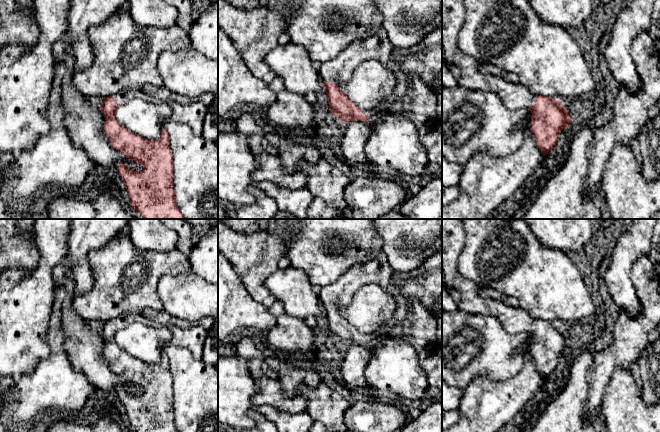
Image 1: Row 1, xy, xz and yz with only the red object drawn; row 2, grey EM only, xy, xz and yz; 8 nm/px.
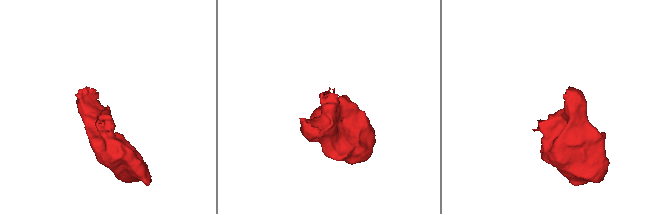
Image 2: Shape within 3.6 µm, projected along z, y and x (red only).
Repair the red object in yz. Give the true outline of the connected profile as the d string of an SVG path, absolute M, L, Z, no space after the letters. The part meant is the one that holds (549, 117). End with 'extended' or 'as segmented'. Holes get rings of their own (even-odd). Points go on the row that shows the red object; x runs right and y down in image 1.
M442 0L442 46L445 65L462 88L495 93L510 111L530 110L532 119L529 128L545 156L556 145L560 132L570 126L568 111L555 98L536 96L520 83L513 84L501 77L481 73L476 59L463 53L458 46L458 35L464 17L464 0Z; extended

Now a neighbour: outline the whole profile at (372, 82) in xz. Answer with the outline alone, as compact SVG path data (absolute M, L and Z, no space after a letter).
M369 60L358 65L342 91L363 110L375 110L384 101L390 100L397 78L389 65L377 60Z

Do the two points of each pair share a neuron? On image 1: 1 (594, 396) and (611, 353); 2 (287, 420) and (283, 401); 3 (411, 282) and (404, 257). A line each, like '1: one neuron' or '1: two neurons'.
1: one neuron
2: two neurons
3: two neurons

